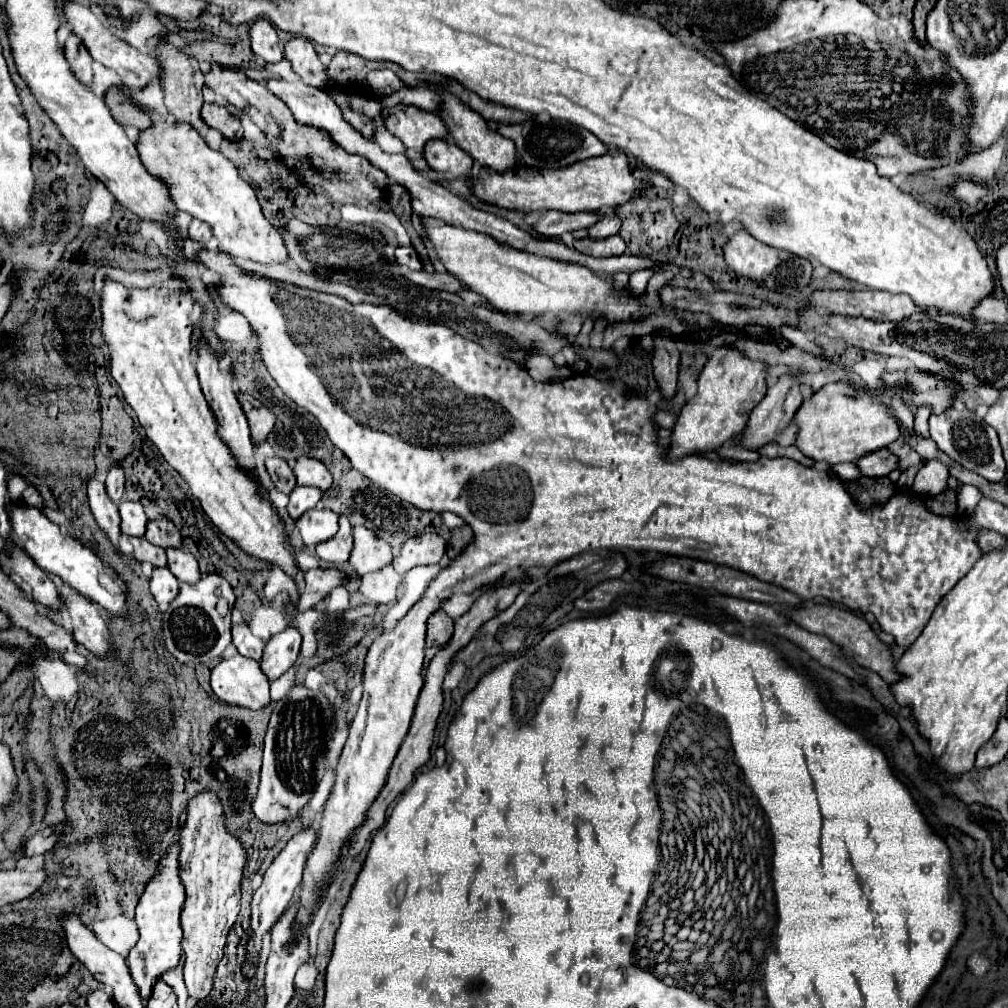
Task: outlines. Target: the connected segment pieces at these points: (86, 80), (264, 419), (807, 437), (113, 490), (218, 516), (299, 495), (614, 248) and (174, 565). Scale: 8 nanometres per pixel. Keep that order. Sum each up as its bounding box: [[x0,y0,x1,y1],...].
[[65,34,93,86],[237,392,275,442],[793,382,899,478],[105,468,125,502],[101,280,299,580],[287,486,323,518],[575,234,625,256],[167,548,201,584]]

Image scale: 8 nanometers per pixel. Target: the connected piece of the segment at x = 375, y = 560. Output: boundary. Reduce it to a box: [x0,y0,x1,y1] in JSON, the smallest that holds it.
[349,526,391,576]

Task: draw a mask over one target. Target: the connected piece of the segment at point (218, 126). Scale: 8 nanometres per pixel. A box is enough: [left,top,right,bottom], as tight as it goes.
[201,104,243,142]

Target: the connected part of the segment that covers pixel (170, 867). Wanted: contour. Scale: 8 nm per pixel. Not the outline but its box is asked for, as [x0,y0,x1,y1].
[127,838,185,1000]

